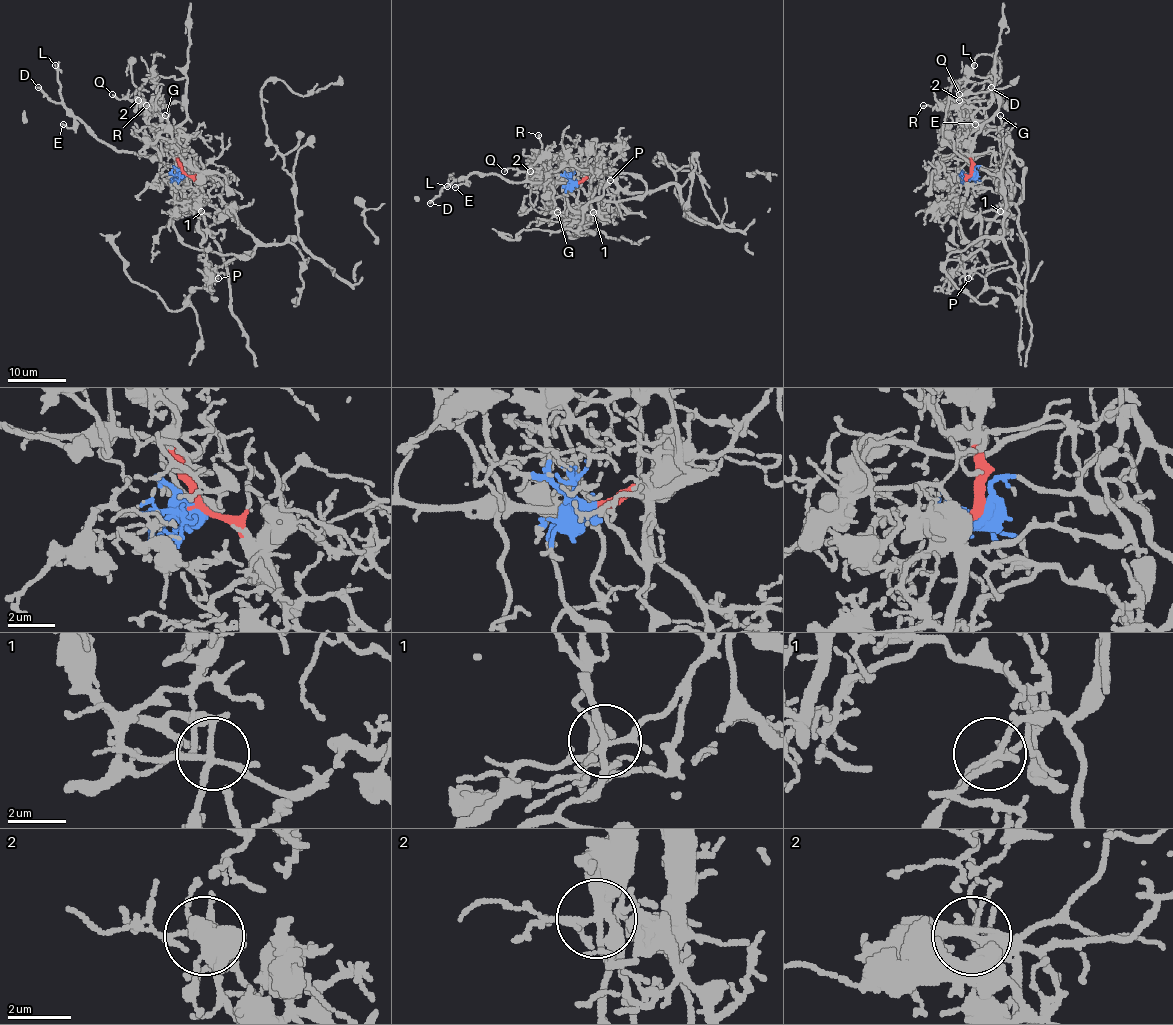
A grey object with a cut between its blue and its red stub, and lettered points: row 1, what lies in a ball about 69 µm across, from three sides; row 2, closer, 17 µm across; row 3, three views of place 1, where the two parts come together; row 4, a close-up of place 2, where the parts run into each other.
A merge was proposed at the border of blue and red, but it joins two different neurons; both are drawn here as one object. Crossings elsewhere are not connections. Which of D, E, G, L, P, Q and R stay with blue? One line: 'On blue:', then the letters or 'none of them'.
On blue: G, P, Q, R

